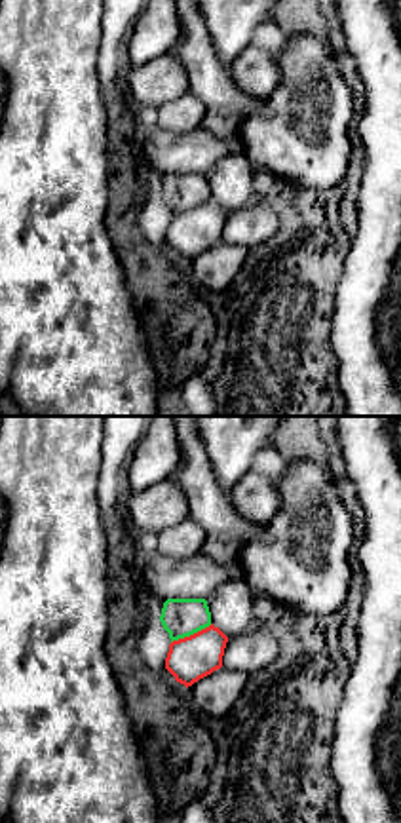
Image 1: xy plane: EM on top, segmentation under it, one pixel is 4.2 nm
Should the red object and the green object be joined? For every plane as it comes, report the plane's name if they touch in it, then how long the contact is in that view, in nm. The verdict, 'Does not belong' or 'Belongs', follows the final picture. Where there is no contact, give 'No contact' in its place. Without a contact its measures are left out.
Touches red in xy. Shared border 190 nm

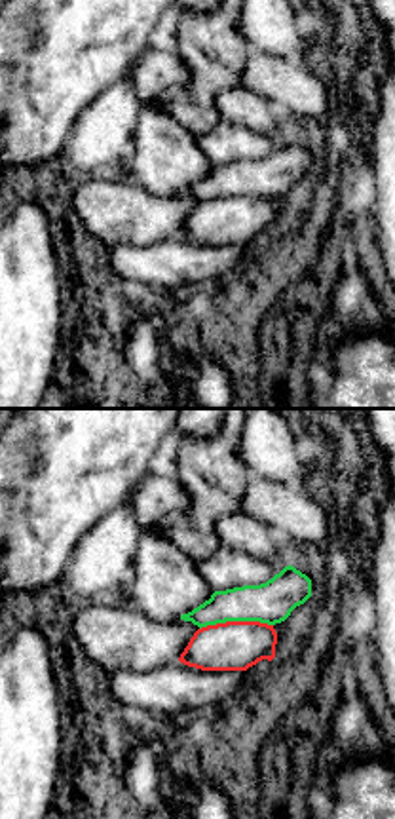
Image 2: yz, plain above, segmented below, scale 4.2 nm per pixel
Touches red in yz. Shared border 320 nm

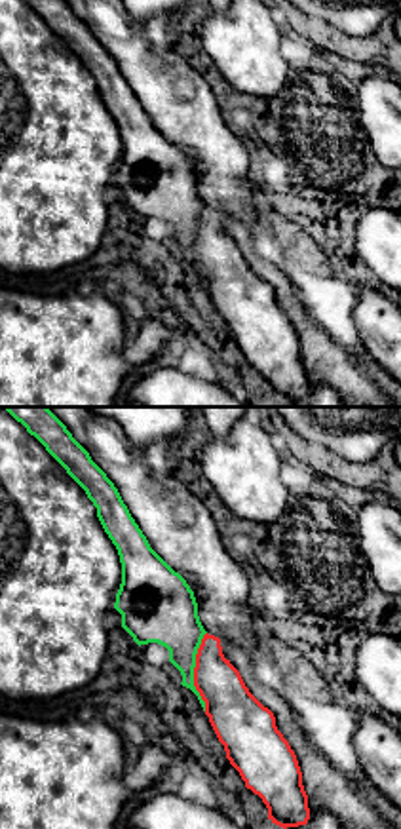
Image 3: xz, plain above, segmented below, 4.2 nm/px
Touches red in xz. Shared border 340 nm

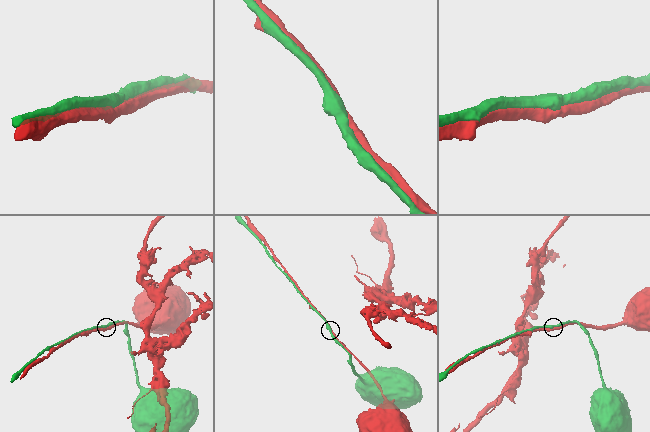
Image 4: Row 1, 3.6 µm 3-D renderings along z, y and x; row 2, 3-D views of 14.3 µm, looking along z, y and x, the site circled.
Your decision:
Does not belong

